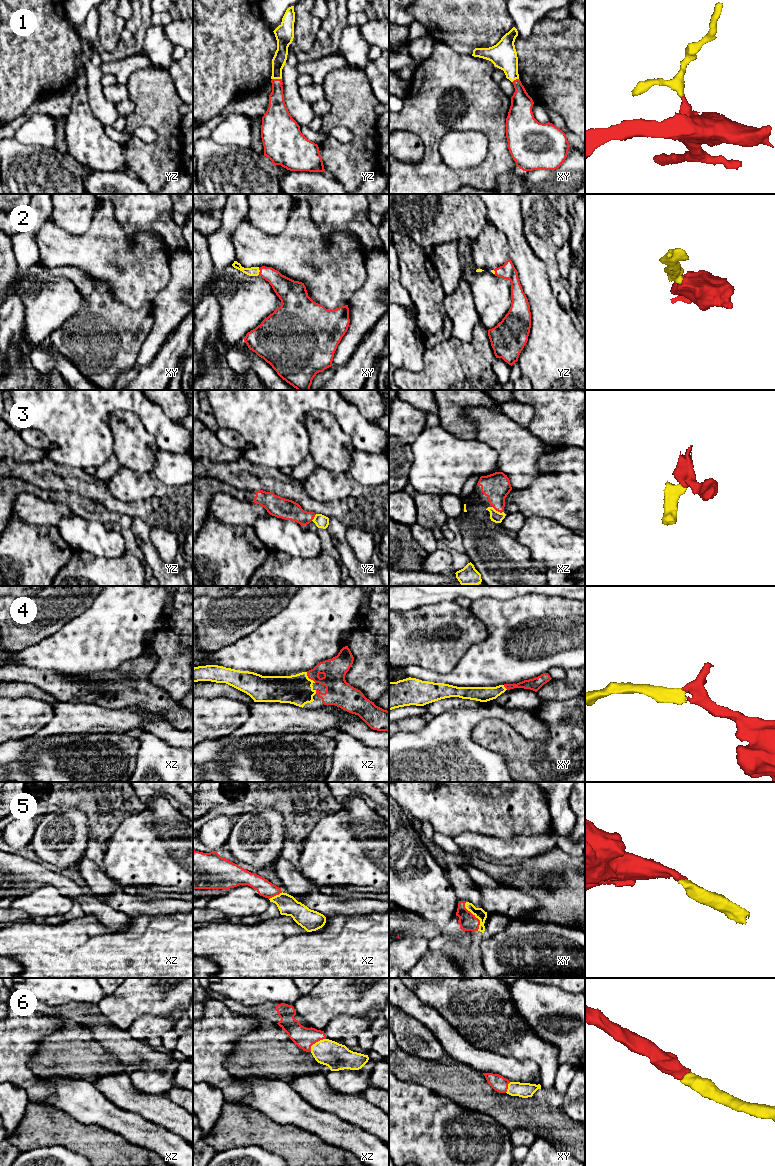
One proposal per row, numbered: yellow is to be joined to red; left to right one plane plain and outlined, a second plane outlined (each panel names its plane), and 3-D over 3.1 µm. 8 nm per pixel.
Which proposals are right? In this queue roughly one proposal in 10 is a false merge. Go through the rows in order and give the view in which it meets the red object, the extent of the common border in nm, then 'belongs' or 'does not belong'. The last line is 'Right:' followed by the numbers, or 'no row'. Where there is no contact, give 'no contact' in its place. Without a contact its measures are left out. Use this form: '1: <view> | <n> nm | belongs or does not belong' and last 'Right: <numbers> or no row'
1: yz | 80 nm | belongs
2: xy | 60 nm | belongs
3: xz | 110 nm | belongs
4: xz | 120 nm | belongs
5: xy | 260 nm | belongs
6: xz | 160 nm | belongs
Right: 1, 2, 3, 4, 5, 6

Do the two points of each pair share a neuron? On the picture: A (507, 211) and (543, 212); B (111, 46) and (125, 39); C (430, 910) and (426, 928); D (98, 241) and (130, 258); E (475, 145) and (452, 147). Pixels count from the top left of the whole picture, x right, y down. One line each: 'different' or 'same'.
A: different
B: different
C: different
D: same
E: same

